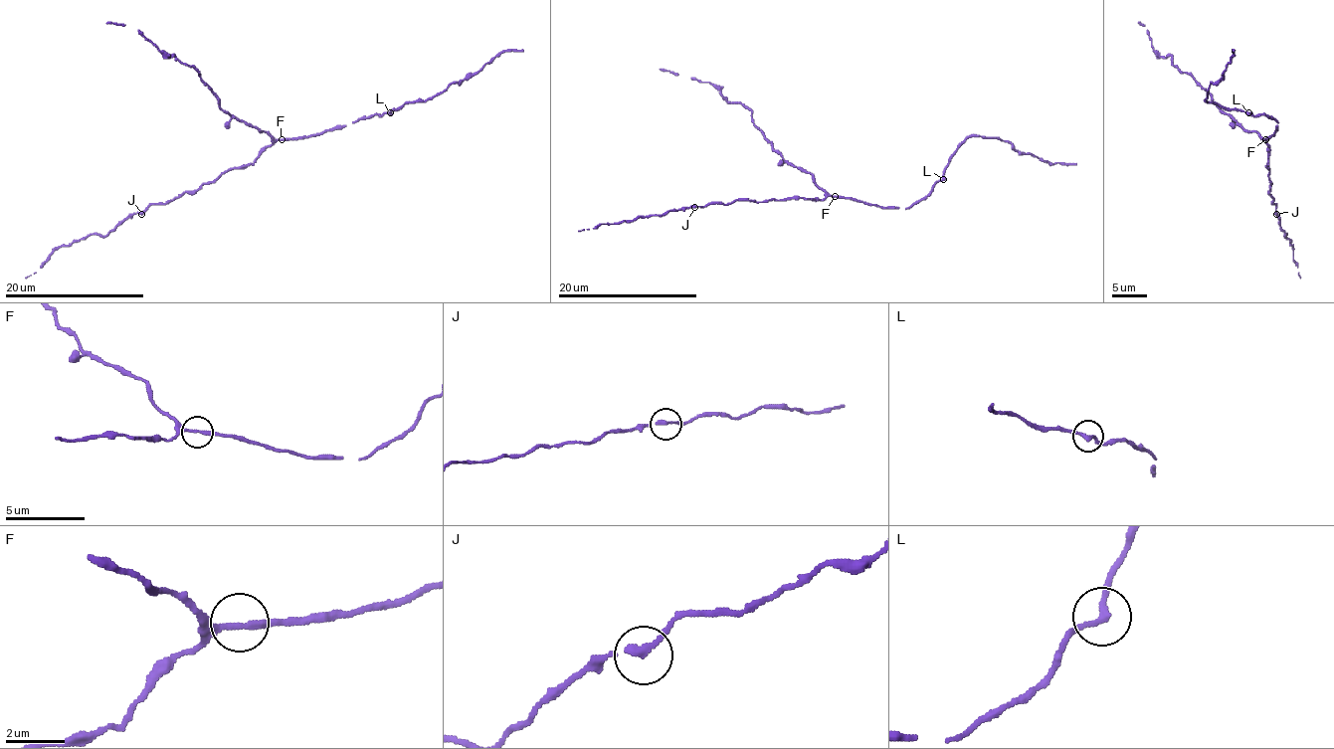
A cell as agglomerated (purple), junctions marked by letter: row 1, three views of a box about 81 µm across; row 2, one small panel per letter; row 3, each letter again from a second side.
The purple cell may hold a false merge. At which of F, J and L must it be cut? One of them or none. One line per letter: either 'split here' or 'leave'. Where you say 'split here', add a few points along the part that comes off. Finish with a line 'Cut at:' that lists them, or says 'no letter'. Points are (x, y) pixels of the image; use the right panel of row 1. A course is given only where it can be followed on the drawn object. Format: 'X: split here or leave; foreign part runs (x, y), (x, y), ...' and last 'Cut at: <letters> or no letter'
F: leave
J: leave
L: leave
Cut at: no letter

